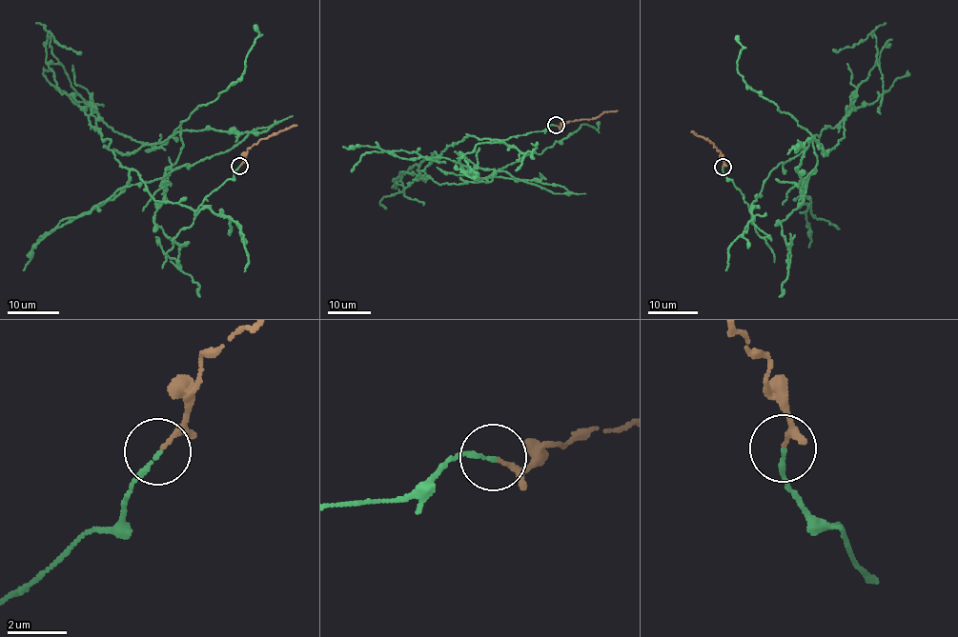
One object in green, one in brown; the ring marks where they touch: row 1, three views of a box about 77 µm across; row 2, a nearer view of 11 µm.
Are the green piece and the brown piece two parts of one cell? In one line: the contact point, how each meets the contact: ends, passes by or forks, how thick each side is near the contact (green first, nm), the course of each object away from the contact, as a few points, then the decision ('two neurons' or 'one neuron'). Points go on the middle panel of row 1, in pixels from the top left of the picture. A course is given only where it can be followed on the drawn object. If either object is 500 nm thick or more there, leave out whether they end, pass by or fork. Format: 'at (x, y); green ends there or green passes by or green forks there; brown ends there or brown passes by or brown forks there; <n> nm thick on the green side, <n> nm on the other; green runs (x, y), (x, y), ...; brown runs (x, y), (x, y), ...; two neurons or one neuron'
at (556, 125); green ends there; brown passes by; 140 nm thick on the green side, 120 nm on the other; green runs (556, 125), (469, 134), (419, 174), (564, 193), (446, 158), (343, 146); brown runs (556, 125), (592, 119), (605, 111), (617, 110); two neurons

